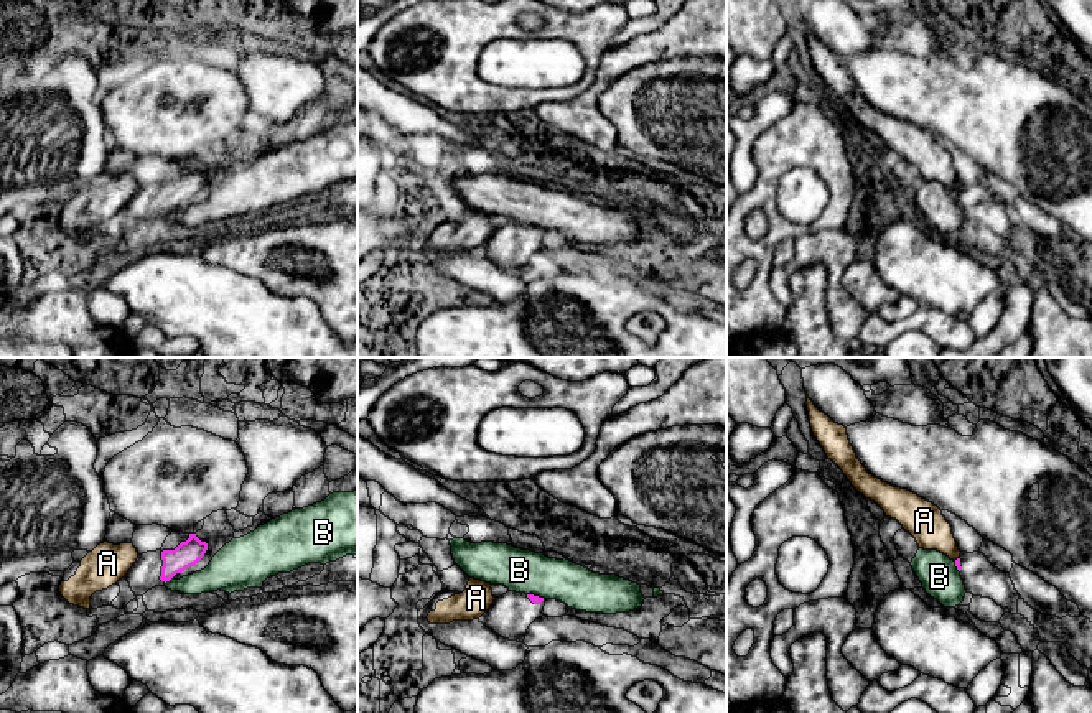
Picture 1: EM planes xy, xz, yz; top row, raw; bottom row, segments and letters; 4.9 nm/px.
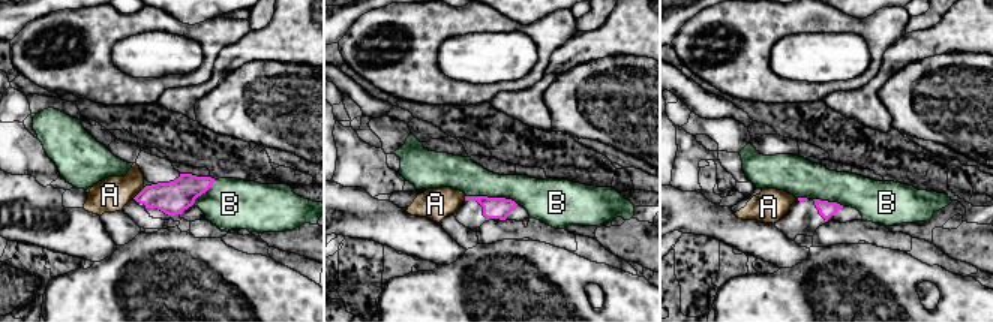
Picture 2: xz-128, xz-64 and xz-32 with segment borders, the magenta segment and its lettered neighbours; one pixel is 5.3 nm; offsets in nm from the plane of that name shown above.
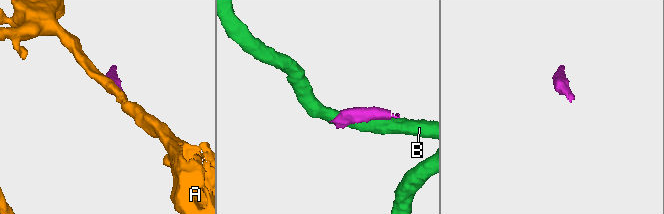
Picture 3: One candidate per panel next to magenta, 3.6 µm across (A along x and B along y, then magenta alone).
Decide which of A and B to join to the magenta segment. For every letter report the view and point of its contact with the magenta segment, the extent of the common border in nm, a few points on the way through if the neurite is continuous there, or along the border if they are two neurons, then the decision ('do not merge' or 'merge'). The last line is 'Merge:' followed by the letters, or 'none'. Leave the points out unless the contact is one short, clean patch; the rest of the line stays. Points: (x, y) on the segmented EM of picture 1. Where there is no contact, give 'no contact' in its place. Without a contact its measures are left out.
A: no contact | do not merge
B: xy (168, 580) | 50 nm | do not merge
Merge: none

